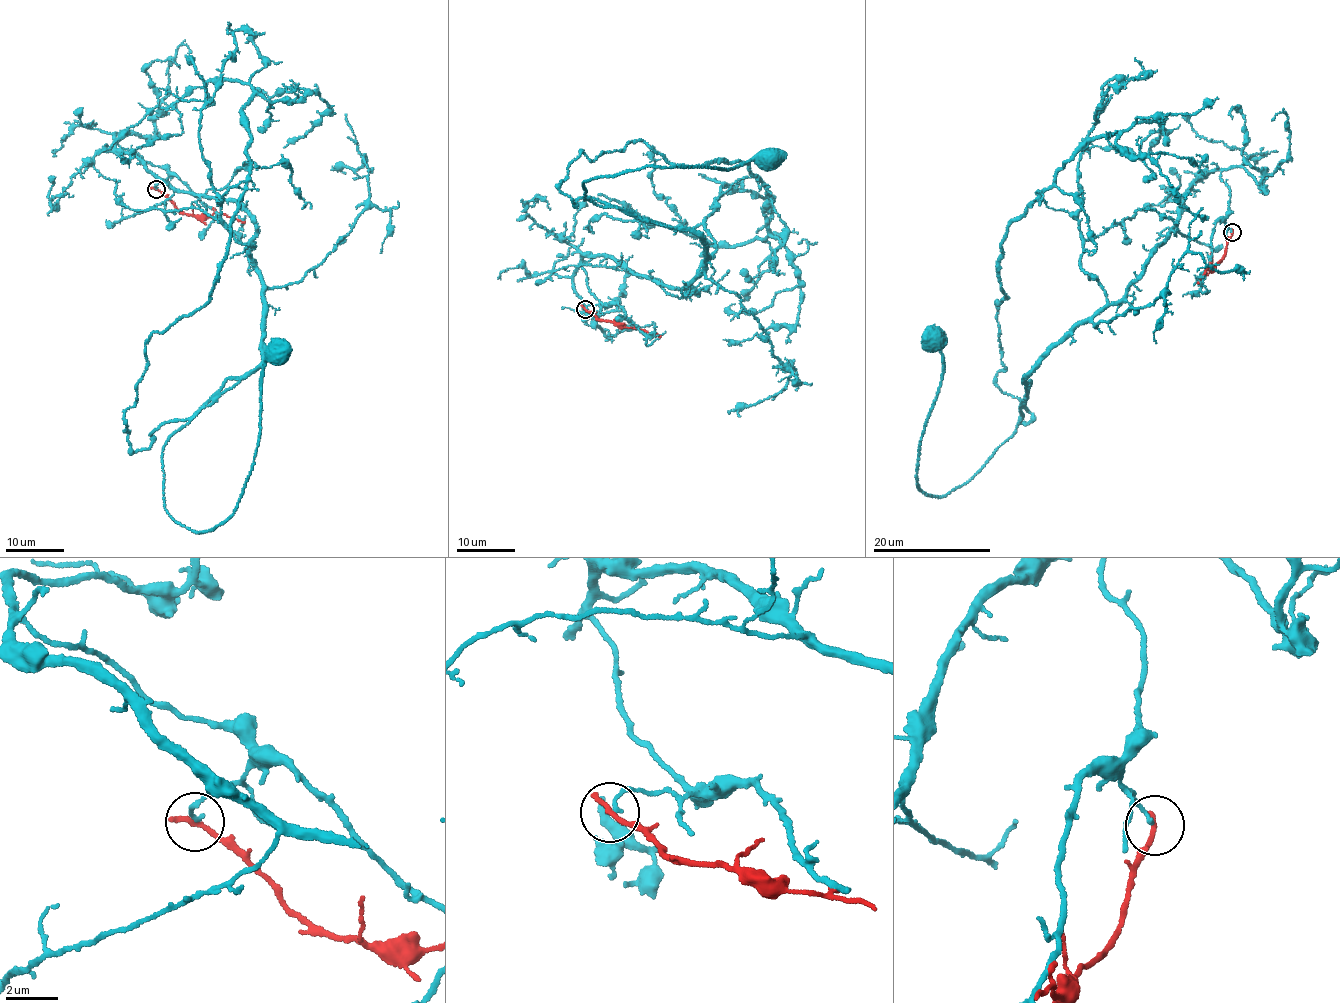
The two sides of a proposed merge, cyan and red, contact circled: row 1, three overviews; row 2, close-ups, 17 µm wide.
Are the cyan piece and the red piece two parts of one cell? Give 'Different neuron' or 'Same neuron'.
Different neuron

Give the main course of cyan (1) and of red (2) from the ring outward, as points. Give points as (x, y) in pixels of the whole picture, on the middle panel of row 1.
1: (586, 309), (606, 304), (583, 255), (695, 295), (707, 248), (583, 198), (582, 184), (771, 156)
2: (585, 309), (604, 321), (645, 330), (660, 337)

